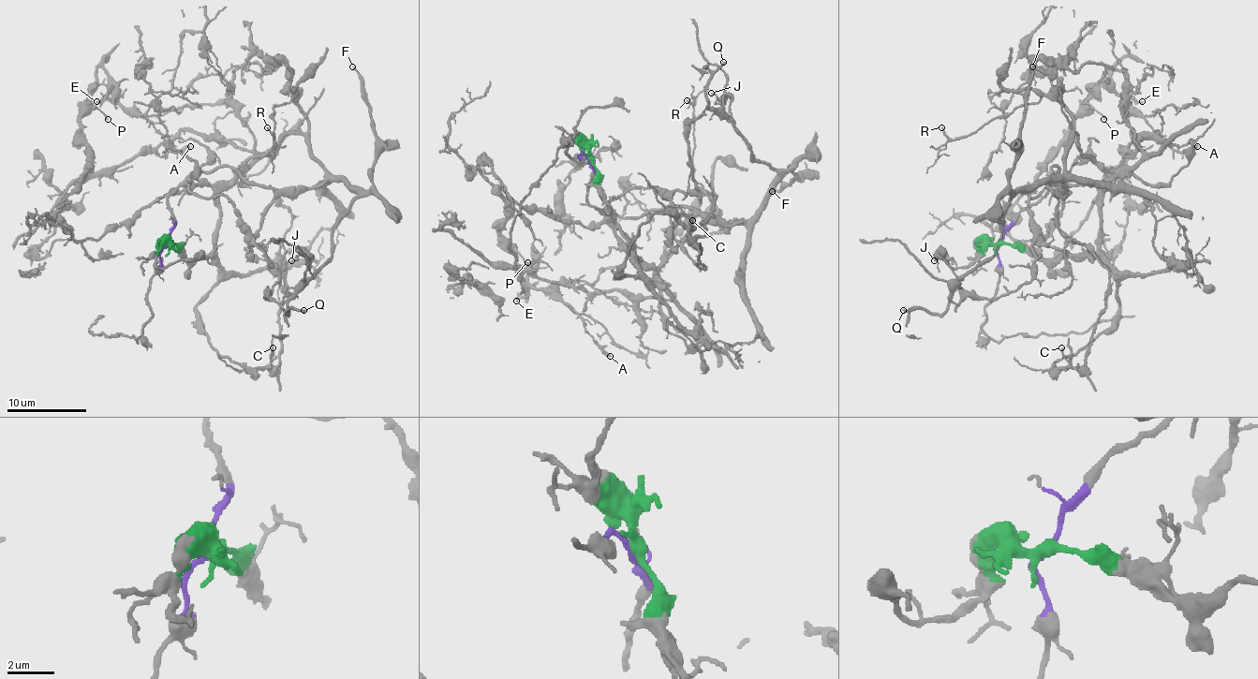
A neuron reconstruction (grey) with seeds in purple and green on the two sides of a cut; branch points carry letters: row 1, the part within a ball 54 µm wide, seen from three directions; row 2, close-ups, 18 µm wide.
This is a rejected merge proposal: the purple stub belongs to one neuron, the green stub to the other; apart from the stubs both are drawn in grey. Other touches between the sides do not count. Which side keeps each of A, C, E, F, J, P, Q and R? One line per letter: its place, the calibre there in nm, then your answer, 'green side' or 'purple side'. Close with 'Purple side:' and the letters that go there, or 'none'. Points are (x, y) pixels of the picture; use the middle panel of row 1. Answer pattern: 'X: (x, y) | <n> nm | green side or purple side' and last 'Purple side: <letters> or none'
A: (610, 356) | 340 nm | green side
C: (692, 220) | 160 nm | green side
E: (516, 301) | 220 nm | green side
F: (772, 191) | 200 nm | purple side
J: (711, 93) | 120 nm | purple side
P: (527, 262) | 160 nm | green side
Q: (723, 62) | 240 nm | purple side
R: (687, 100) | 130 nm | purple side
Purple side: F, J, Q, R

